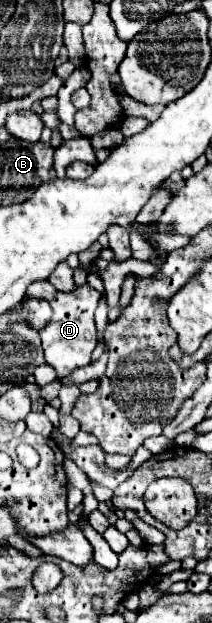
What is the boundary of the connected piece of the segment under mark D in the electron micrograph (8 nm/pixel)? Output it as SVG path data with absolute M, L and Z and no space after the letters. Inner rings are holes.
M36 281L28 287L26 299L46 299L52 307L52 317L48 319L48 325L40 329L40 337L44 347L44 359L50 367L54 367L56 381L62 381L64 377L72 375L74 369L88 365L92 361L90 355L98 343L94 321L94 313L98 307L98 291L90 285L82 285L74 287L68 293L60 293L48 281Z

